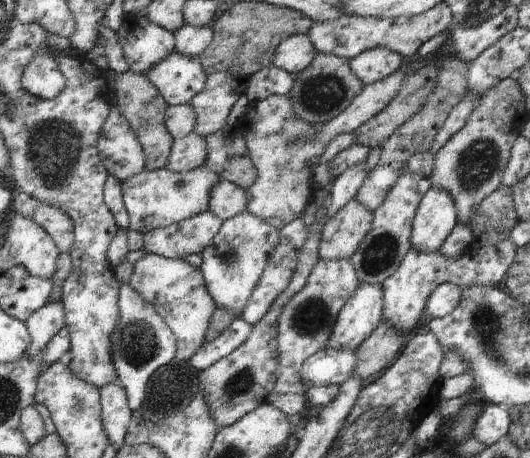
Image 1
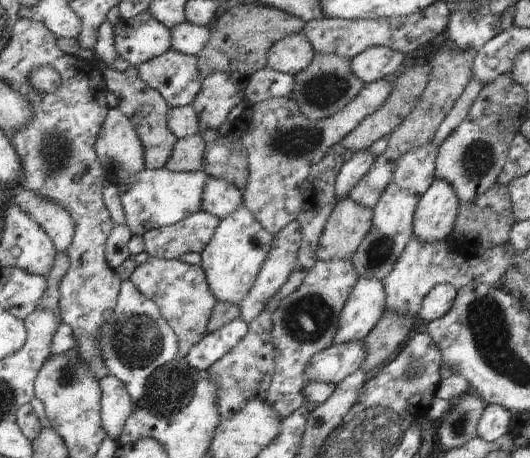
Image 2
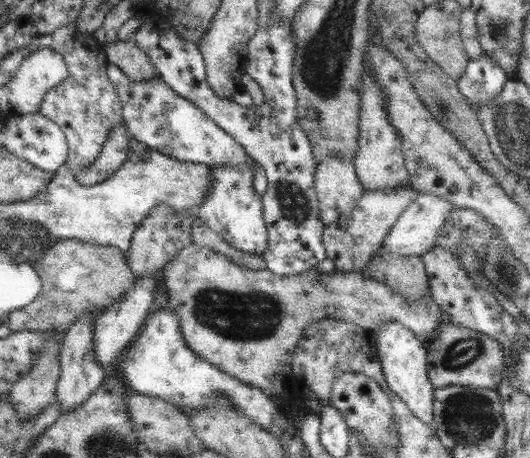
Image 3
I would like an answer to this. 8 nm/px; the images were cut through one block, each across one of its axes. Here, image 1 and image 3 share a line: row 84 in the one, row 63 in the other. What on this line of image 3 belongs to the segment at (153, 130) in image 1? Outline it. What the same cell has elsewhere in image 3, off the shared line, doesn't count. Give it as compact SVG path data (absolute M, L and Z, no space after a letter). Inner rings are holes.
M131 39L106 44L104 53L108 64L115 64L130 82L150 80L156 76L152 62Z

